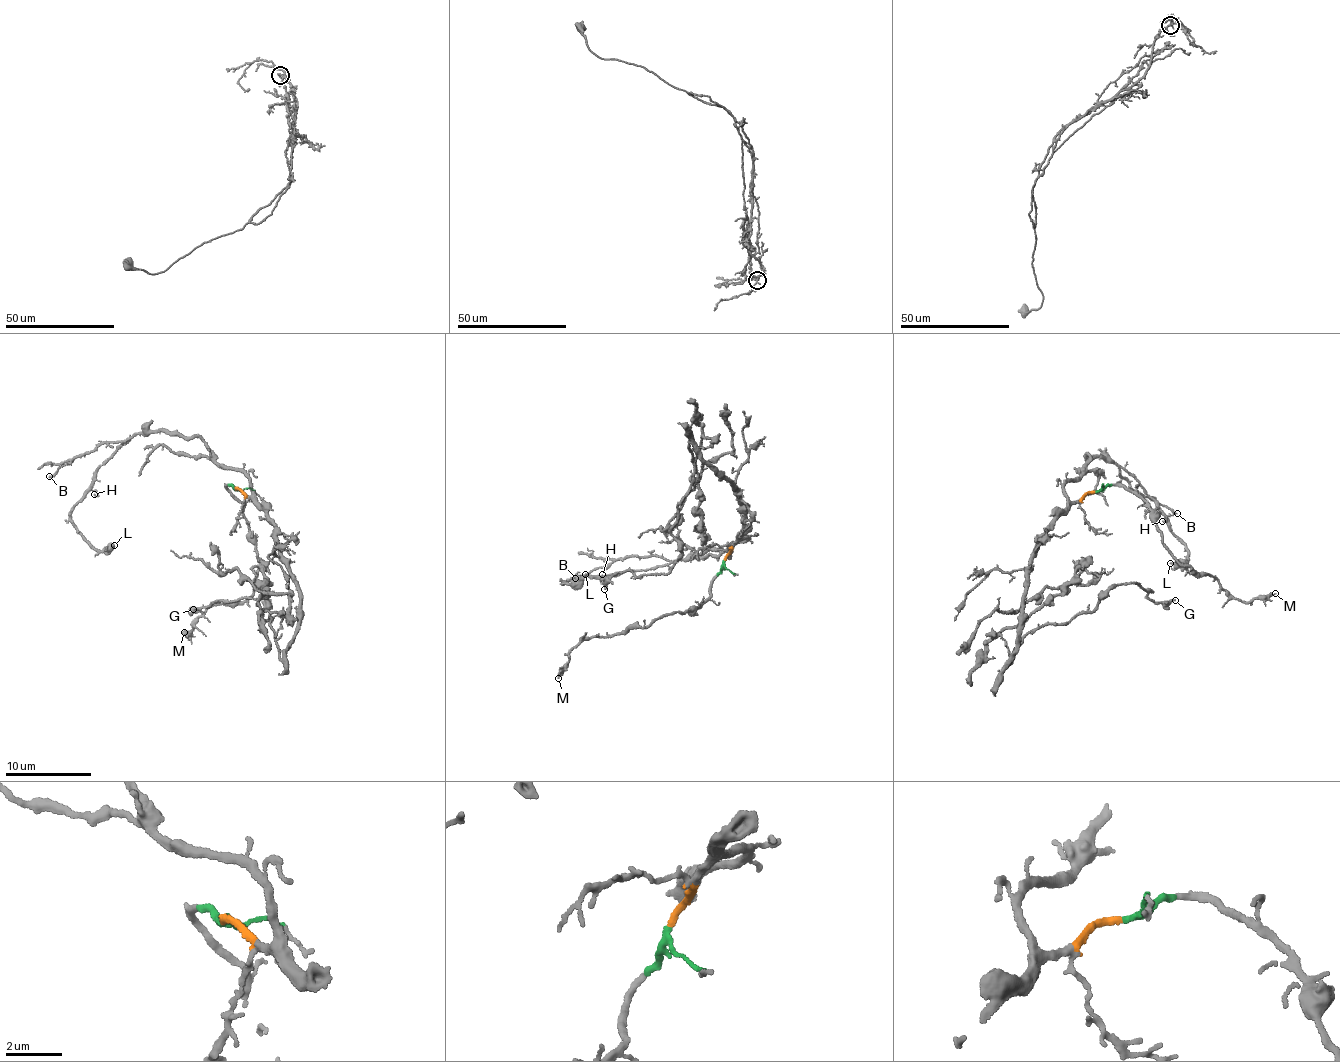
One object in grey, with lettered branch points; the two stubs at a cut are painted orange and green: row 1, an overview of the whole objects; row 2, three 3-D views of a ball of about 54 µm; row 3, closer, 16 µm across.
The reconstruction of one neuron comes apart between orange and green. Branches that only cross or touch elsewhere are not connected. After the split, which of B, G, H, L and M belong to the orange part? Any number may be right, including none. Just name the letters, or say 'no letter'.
B, G, H, L

